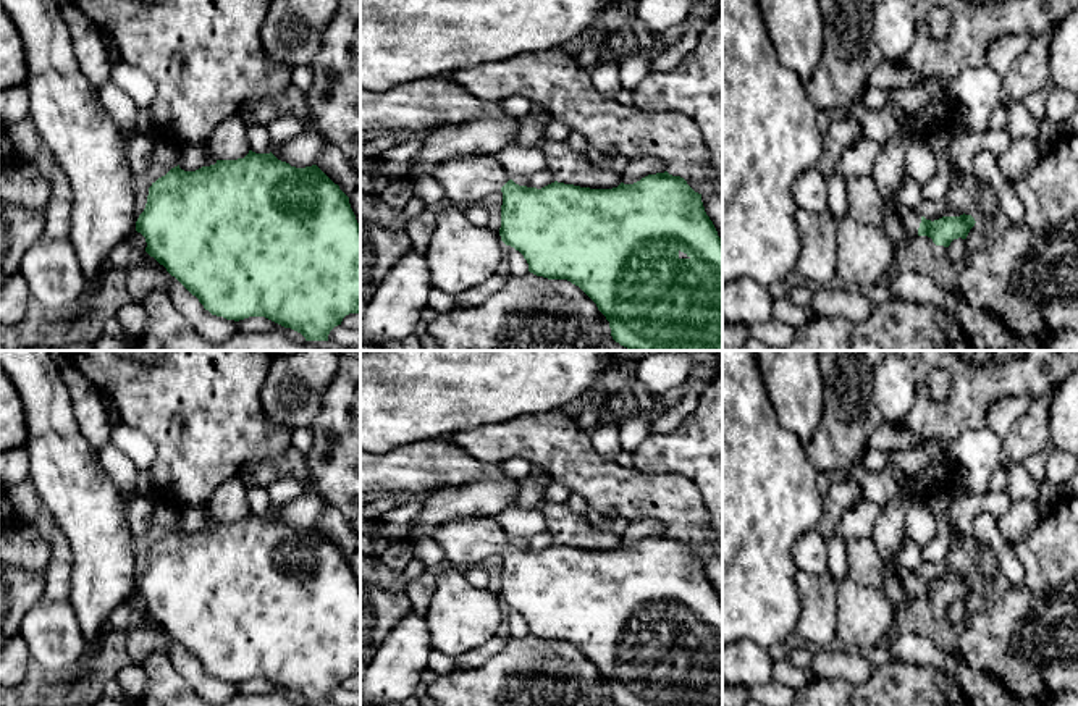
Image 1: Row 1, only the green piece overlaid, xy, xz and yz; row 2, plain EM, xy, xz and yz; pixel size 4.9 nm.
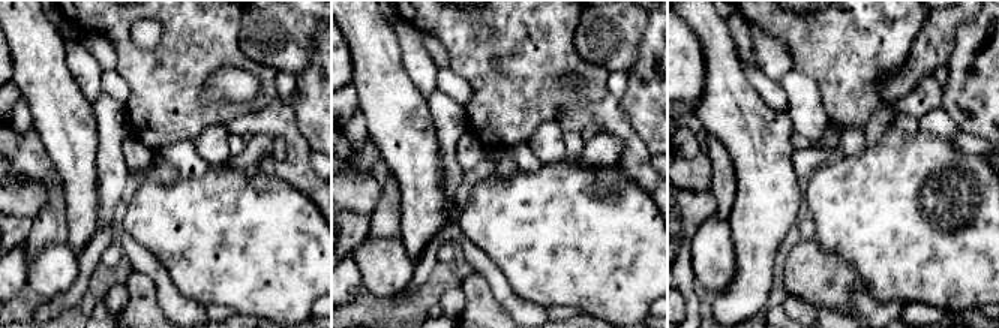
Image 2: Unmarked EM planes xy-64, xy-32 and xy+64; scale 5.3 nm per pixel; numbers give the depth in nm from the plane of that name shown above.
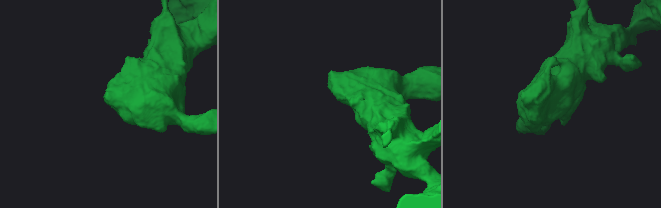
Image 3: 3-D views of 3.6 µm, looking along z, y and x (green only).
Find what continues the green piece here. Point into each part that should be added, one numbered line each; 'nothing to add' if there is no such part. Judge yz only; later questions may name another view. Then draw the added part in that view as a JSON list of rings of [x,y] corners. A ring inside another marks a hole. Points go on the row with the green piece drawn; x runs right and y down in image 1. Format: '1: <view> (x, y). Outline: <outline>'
1: yz (910, 218). Outline: [[[895,191],[892,192],[892,197],[887,205],[891,205],[895,210],[895,213],[899,215],[903,231],[912,239],[916,237],[918,228],[921,223],[921,215],[916,210],[902,205],[895,197]]]

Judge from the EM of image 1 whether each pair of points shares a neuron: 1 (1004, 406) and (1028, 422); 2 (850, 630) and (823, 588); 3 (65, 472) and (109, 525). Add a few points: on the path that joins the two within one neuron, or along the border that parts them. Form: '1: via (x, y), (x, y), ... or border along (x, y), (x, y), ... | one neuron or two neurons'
1: border along (1033, 399), (1030, 407), (1002, 438) | two neurons
2: border along (837, 584), (834, 643) | two neurons
3: via (73, 485), (96, 512) | one neuron

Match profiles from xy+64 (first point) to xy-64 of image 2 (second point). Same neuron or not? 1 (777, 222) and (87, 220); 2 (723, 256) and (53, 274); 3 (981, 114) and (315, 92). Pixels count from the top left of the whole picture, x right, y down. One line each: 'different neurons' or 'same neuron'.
1: same neuron
2: same neuron
3: same neuron

